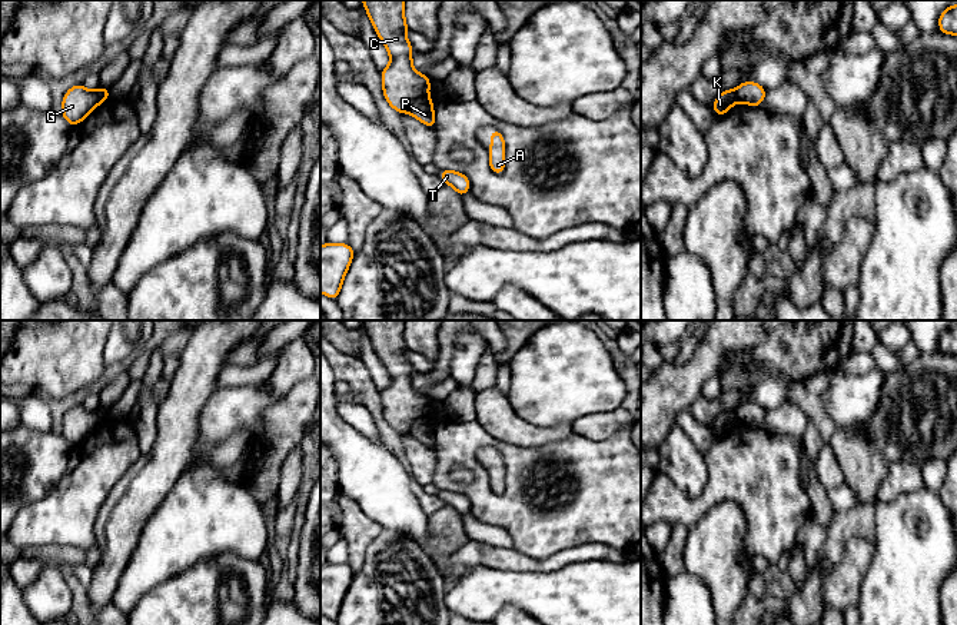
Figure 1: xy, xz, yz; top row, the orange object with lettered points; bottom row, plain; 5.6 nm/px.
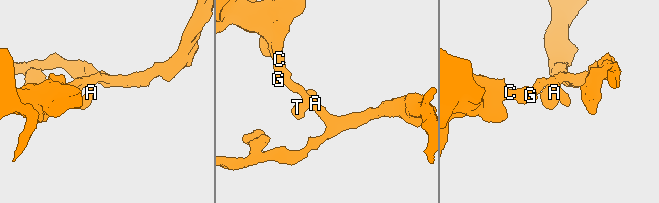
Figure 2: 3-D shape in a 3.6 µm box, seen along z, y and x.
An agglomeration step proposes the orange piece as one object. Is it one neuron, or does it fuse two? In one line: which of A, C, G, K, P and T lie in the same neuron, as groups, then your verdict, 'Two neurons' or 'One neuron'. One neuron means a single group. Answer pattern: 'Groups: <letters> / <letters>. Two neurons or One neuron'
Groups: A P T / C G K. Two neurons

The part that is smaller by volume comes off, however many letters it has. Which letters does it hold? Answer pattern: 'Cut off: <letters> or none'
Cut off: C, G, K

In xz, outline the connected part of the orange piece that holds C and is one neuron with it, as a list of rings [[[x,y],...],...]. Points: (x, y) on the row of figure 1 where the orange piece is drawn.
[[[362,0],[375,31],[386,47],[391,63],[381,70],[383,97],[405,114],[431,87],[431,79],[412,66],[412,44],[406,39],[405,0]]]

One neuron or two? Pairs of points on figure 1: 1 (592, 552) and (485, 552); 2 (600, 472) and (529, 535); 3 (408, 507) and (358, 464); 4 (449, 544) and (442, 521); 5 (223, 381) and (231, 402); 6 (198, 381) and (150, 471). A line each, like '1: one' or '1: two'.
1: one
2: one
3: one
4: one
5: two
6: one

